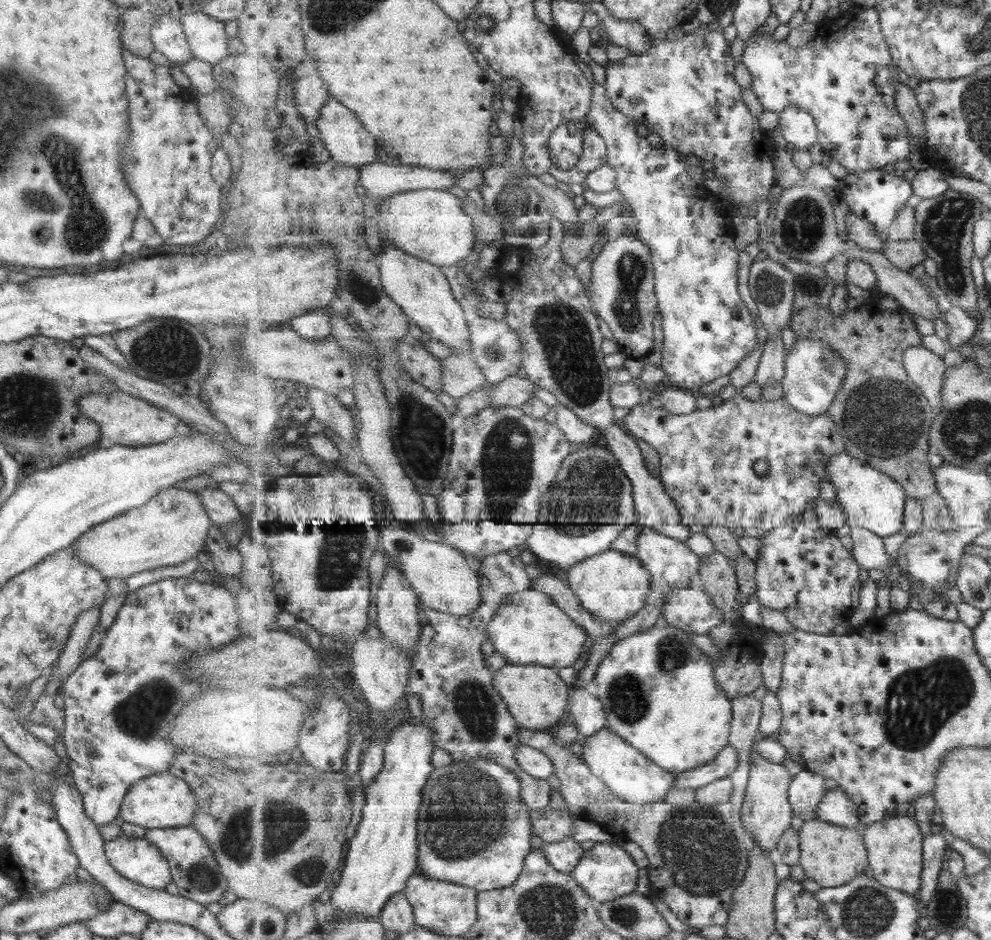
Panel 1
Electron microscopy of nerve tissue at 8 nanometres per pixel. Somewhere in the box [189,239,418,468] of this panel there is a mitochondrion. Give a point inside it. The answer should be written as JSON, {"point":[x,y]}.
{"point":[355,282]}

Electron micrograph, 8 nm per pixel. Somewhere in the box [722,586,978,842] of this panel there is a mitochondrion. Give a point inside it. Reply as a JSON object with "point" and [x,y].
{"point":[920,702]}

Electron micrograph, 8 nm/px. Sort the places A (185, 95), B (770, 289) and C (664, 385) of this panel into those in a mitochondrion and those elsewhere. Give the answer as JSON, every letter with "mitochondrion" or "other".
{"A":"other","B":"mitochondrion","C":"other"}

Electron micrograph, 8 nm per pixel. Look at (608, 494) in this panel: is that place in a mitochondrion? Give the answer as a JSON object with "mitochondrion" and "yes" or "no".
{"mitochondrion":"yes"}

